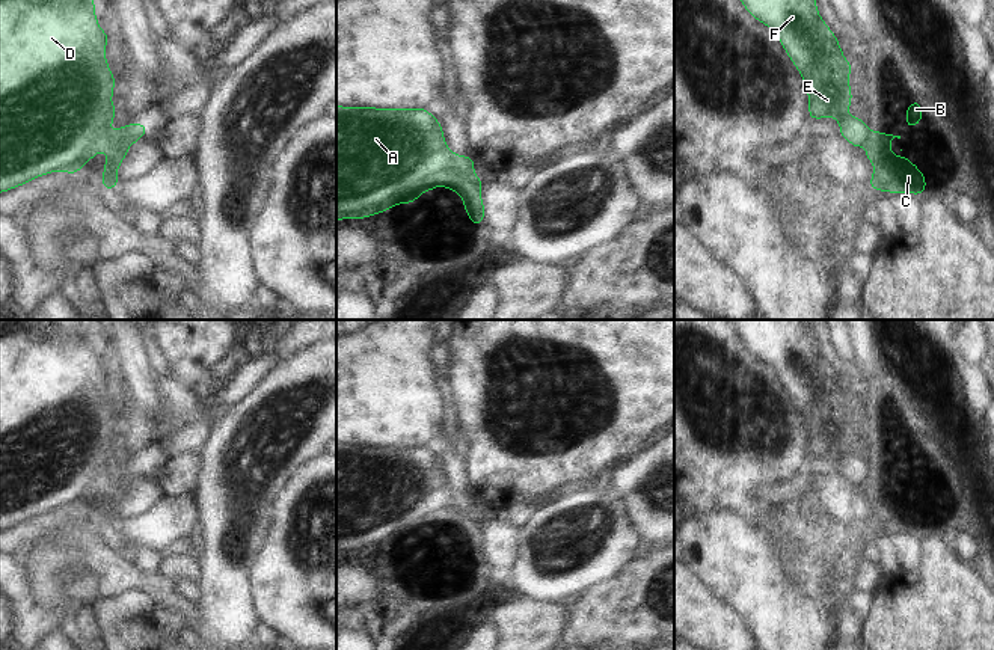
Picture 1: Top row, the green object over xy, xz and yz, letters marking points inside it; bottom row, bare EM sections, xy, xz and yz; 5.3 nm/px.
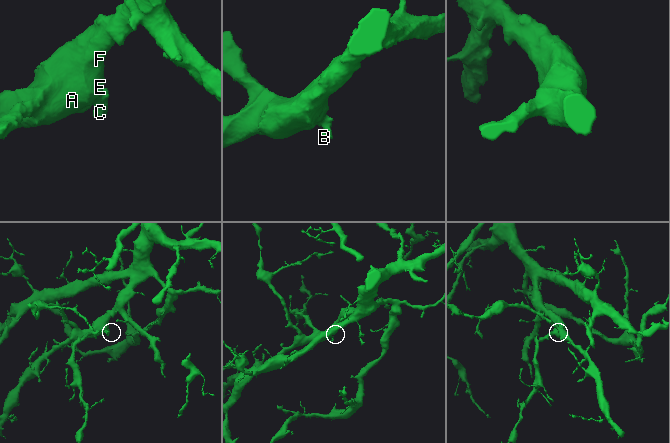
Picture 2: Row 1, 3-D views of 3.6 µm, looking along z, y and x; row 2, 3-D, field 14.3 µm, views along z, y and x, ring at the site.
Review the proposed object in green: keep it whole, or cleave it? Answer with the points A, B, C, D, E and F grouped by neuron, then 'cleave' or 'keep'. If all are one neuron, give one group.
groups A D E F / B C; cleave

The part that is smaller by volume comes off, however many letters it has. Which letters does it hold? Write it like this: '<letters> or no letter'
B, C

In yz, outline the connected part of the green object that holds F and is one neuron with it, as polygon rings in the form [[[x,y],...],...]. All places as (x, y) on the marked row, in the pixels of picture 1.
[[[741,0],[741,2],[750,15],[753,15],[763,26],[768,26],[775,32],[786,54],[790,57],[798,72],[801,74],[808,95],[808,119],[824,119],[827,116],[831,116],[840,125],[839,136],[846,139],[854,148],[866,146],[869,134],[866,122],[860,116],[852,118],[848,113],[848,109],[852,103],[852,92],[849,86],[849,74],[852,71],[852,65],[845,59],[837,36],[830,30],[827,23],[819,15],[816,0]]]

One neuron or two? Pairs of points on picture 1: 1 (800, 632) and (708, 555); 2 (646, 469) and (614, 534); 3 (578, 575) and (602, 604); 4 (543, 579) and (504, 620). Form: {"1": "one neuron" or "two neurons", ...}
{"1": "one neuron", "2": "two neurons", "3": "two neurons", "4": "two neurons"}

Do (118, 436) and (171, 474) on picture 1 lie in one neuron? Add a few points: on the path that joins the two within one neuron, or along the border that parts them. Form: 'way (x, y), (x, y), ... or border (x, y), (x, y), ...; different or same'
border (190, 447), (169, 457), (151, 472); different

